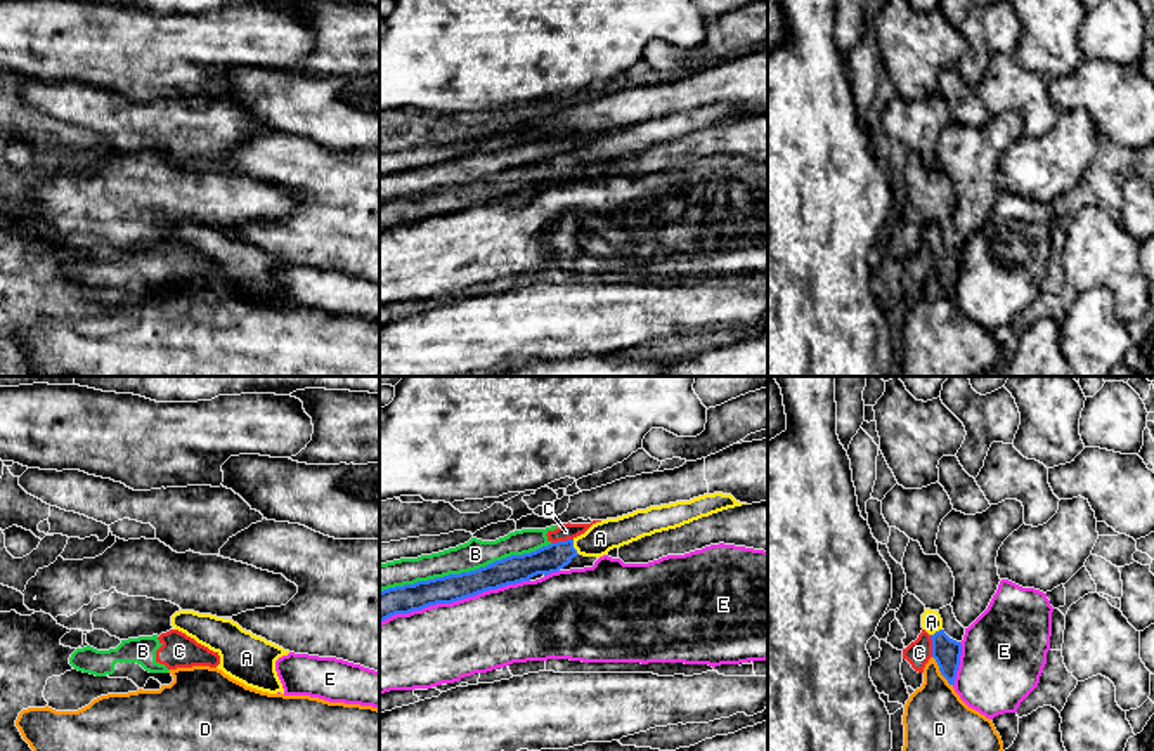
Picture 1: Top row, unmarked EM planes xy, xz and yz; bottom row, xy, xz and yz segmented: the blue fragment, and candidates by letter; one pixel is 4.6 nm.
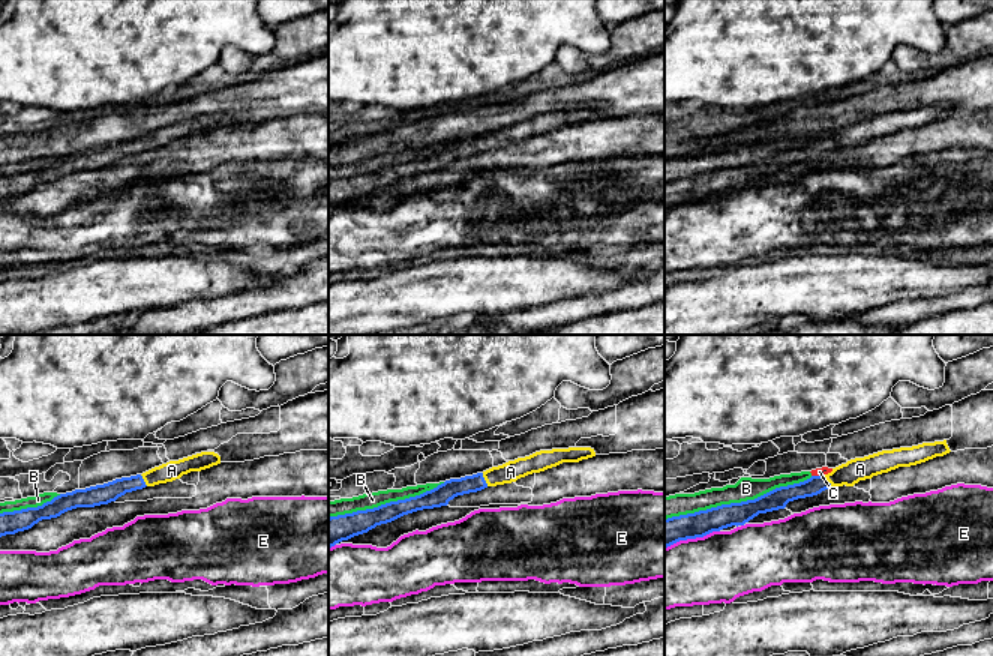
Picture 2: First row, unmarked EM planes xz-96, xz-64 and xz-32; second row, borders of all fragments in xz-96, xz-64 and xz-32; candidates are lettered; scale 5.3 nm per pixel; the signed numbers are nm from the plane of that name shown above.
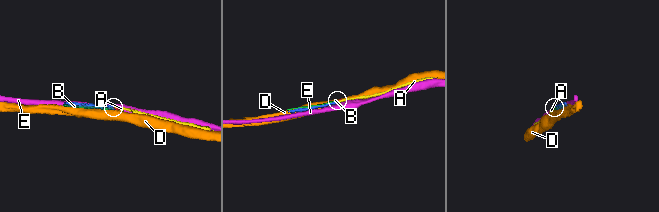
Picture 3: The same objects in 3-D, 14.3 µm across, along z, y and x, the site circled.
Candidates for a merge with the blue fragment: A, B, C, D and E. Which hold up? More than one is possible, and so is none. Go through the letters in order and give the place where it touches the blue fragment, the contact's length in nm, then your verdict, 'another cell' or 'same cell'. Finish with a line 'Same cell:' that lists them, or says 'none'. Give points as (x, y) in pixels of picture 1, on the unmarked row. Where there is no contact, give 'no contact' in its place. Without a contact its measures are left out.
A: contact xz (572, 158); length 80 nm; same cell
B: contact xz (465, 184); length 850 nm; another cell
C: contact xz (562, 153); length 110 nm; another cell
D: contact yz (940, 281); length 170 nm; another cell
E: contact xz (454, 212); length 700 nm; another cell
Same cell: A

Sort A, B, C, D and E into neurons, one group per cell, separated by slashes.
A / B C / D / E

